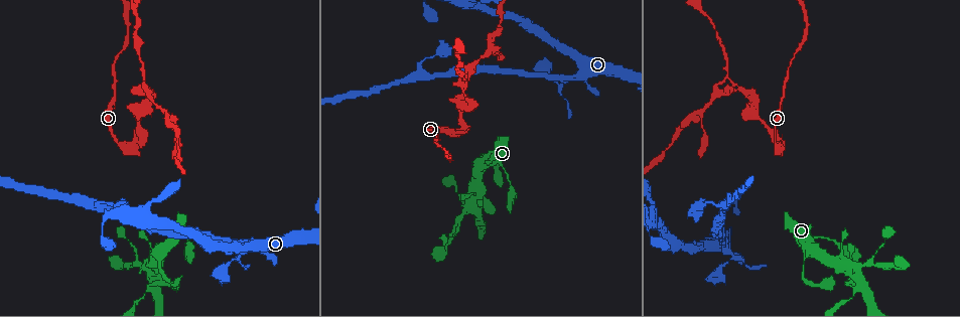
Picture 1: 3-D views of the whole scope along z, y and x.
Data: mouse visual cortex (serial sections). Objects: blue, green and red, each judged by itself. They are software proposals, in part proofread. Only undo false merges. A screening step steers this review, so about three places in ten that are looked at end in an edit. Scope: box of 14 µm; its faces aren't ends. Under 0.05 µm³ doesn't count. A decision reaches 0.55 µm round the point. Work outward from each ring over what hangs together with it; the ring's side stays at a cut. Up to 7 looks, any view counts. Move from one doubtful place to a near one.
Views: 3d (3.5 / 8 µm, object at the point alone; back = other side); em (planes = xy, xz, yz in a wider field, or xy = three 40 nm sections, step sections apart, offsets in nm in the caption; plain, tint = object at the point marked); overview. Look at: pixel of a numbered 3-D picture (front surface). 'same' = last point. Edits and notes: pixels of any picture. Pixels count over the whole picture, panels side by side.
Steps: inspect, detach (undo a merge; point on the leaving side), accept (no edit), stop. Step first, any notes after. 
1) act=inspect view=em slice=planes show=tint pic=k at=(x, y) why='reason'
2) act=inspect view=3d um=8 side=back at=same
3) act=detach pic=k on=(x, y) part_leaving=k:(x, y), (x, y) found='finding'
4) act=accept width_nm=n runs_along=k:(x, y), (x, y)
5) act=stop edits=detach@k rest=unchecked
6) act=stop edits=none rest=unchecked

act=inspect view=3d um=3.5 pic=1 at=(469, 205) why='arms run side by side'

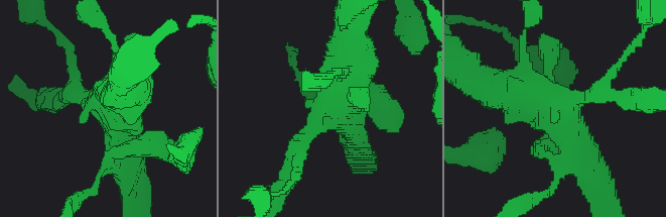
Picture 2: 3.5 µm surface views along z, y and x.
act=inspect view=em slice=xy step=3 show=tint pic=2 at=(558, 105)

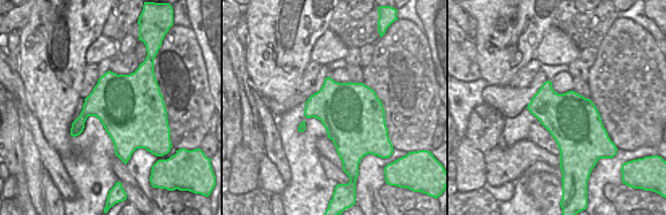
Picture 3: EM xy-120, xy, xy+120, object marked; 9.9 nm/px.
act=accept runs_along=2:(487, 90), (539, 94), (587, 155) found='one cell here'

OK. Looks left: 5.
act=inspect view=3d um=8 pic=1 at=(126, 142) why='abrupt turn'

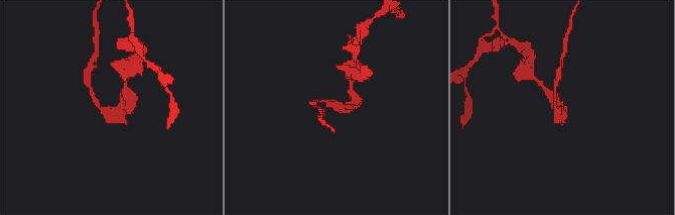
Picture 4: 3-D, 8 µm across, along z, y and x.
act=inspect view=3d um=3.5 side=back pic=4 at=(338, 108) why='zoom in'

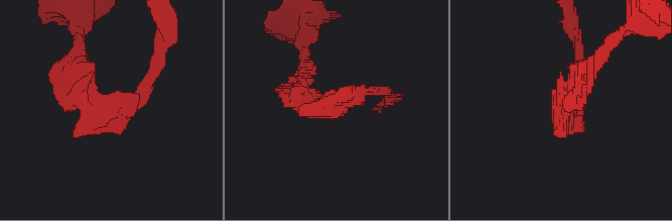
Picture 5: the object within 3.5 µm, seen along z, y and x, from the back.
act=inspect view=em slice=xy step=5 show=tint pic=5 at=(112, 104)

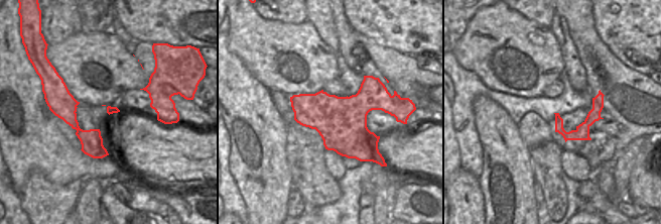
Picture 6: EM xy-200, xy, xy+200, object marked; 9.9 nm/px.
act=detach pic=5 on=(559, 131) width_nm=500 part_leaving=5:(135, 100), (79, 90), (79, 63) found='a second cell is stuck on'

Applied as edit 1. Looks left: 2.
act=stop edits=detach@5 rest=unchecked

